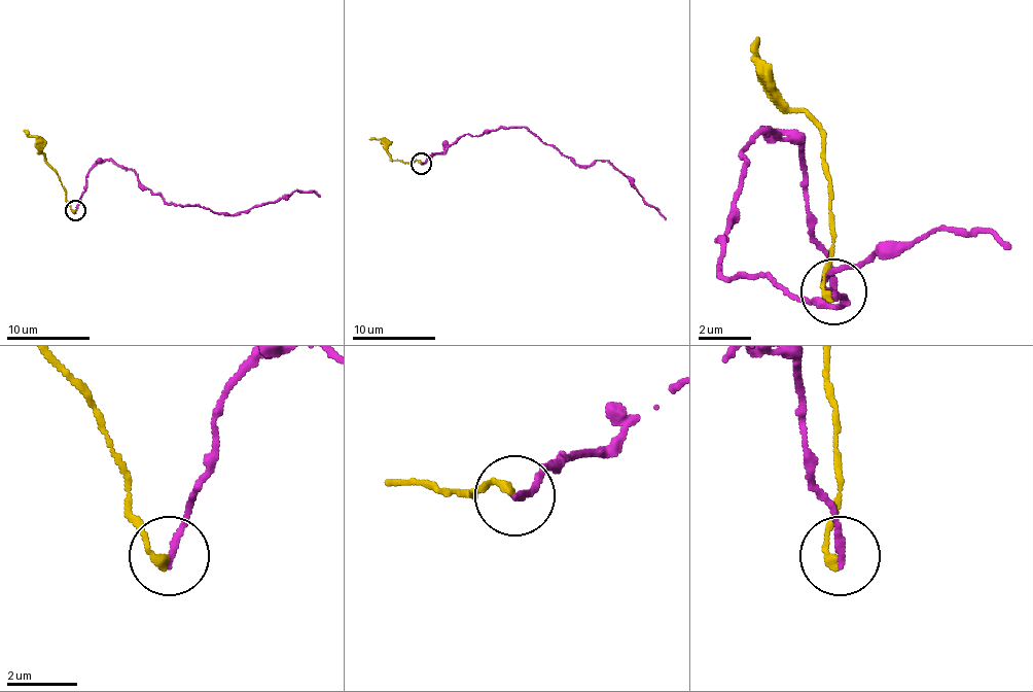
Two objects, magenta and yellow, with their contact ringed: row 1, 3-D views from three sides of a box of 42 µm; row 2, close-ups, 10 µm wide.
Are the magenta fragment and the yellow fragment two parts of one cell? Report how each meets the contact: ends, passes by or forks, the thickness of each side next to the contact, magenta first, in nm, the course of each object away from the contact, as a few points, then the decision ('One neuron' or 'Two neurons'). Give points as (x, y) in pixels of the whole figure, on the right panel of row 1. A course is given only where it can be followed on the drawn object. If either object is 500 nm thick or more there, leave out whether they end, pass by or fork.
At the ring magenta ends. At the ring yellow ends. Thickness 200 nm (magenta) against 240 nm. Course of magenta: (831, 292), (798, 148), (779, 135), (740, 154), (719, 273), (839, 306), (825, 280), (944, 227), (1009, 247). Course of yellow: (831, 292), (825, 280), (825, 135), (759, 69), (759, 36). Two neurons

